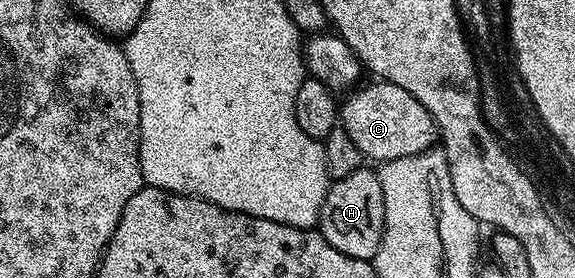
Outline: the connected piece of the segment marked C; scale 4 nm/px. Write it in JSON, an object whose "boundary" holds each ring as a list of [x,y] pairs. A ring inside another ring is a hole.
{"boundary":[[[369,81],[373,82],[358,85],[339,106],[339,125],[355,140],[355,146],[366,159],[374,158],[377,164],[399,160],[408,154],[421,154],[438,141],[431,112],[427,112],[411,92],[399,88],[399,84]]]}

